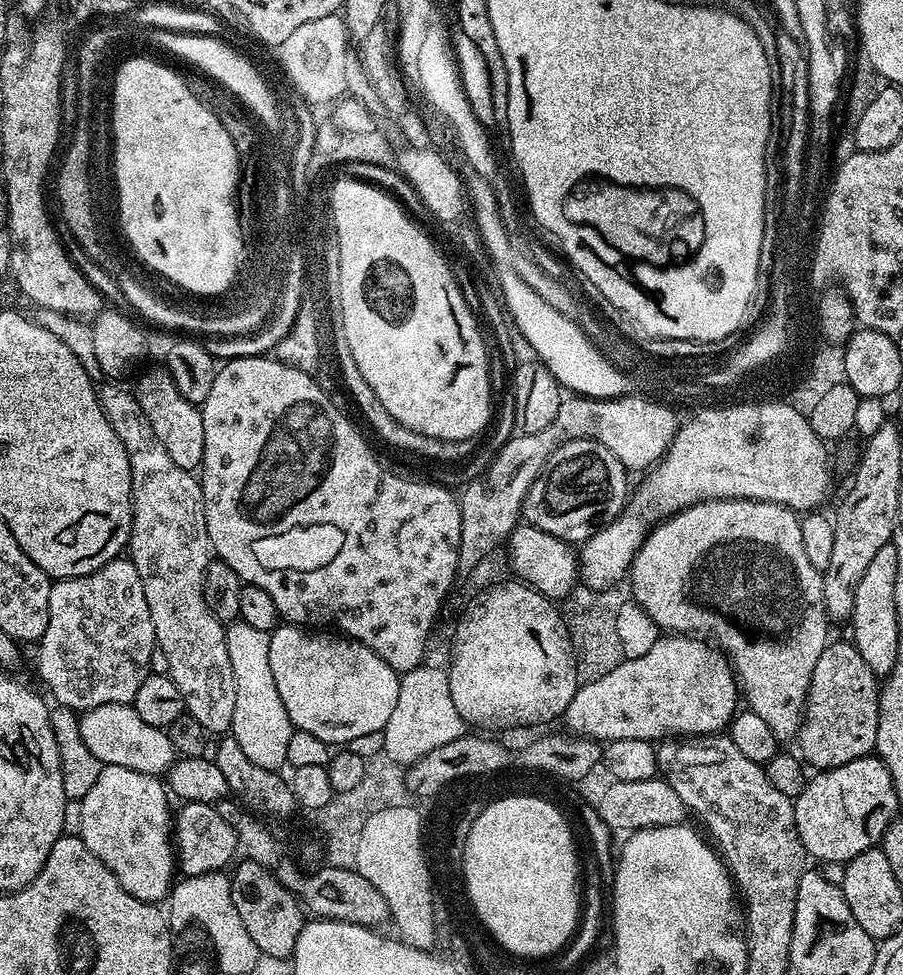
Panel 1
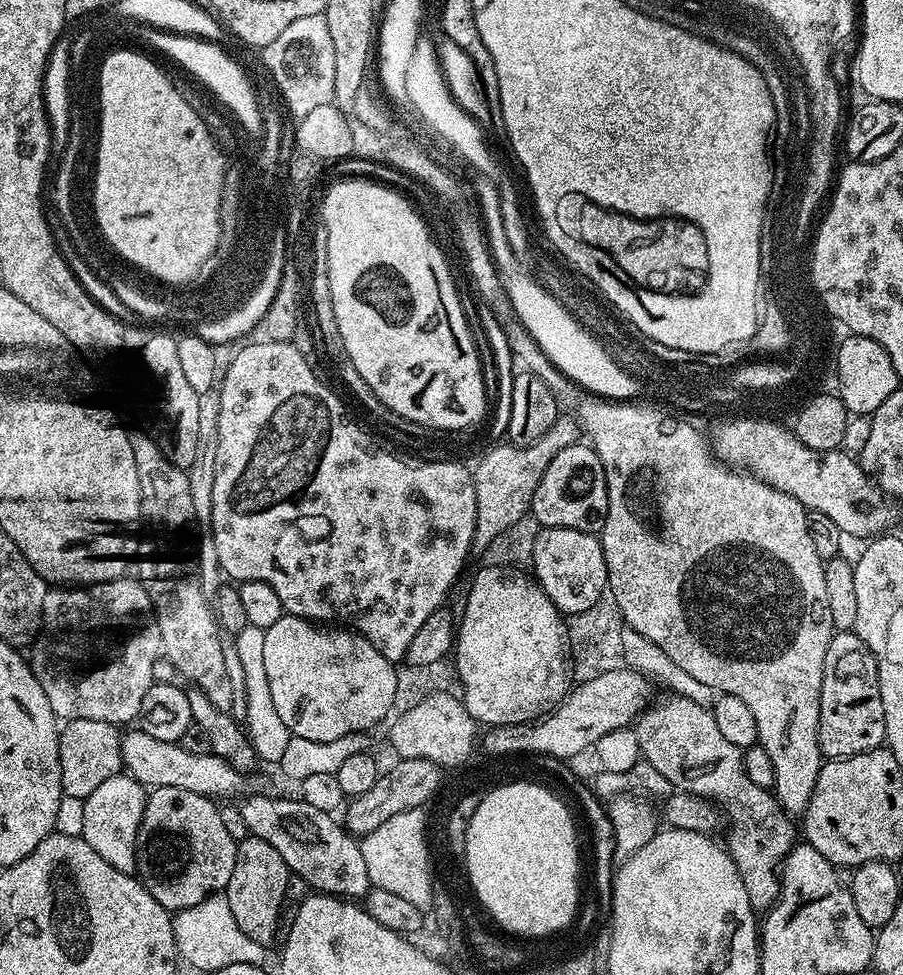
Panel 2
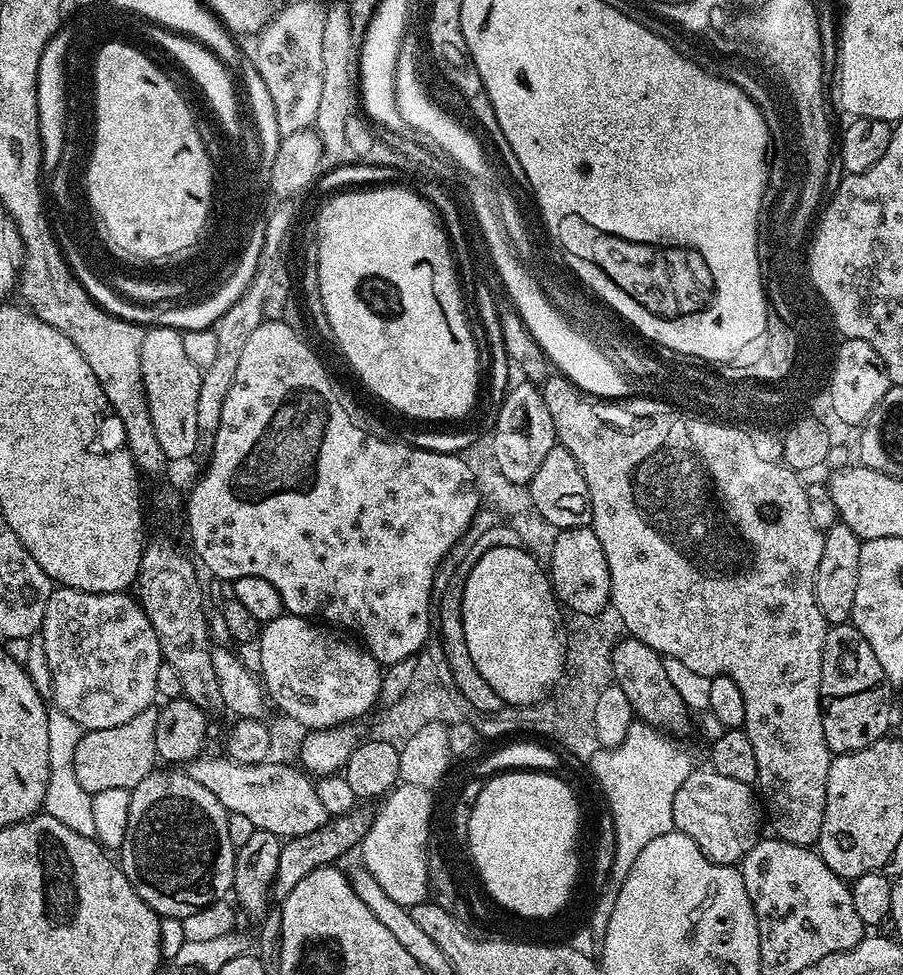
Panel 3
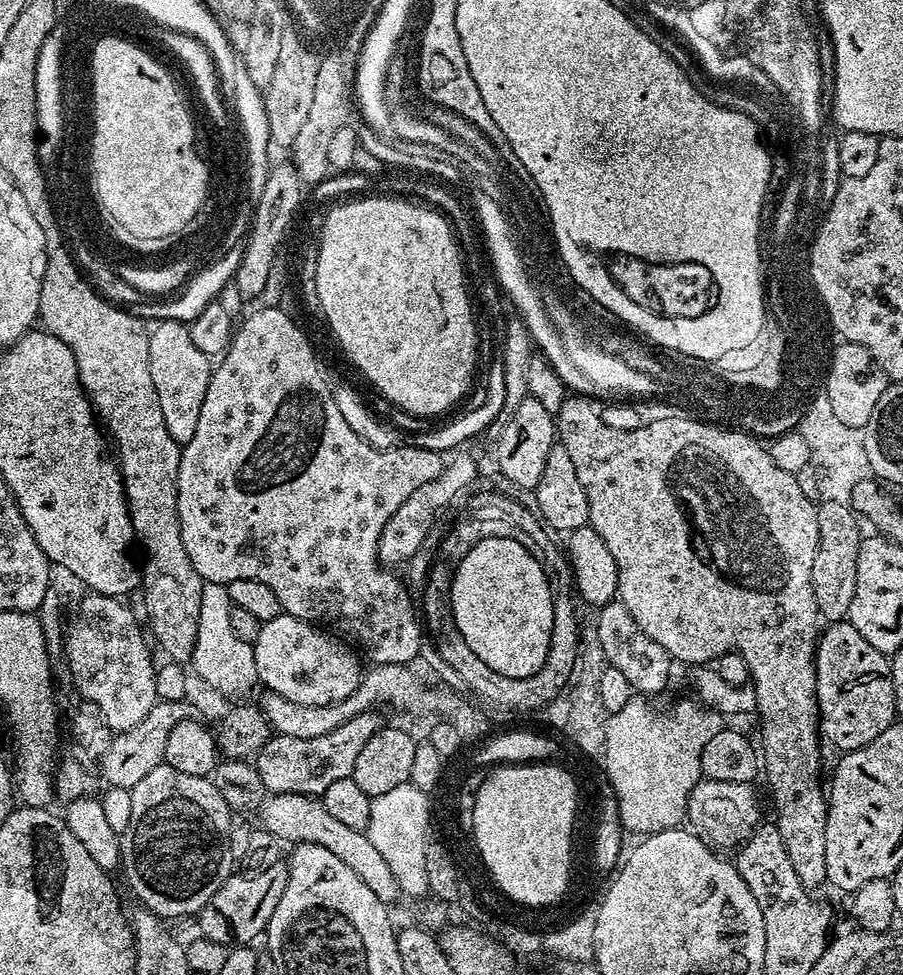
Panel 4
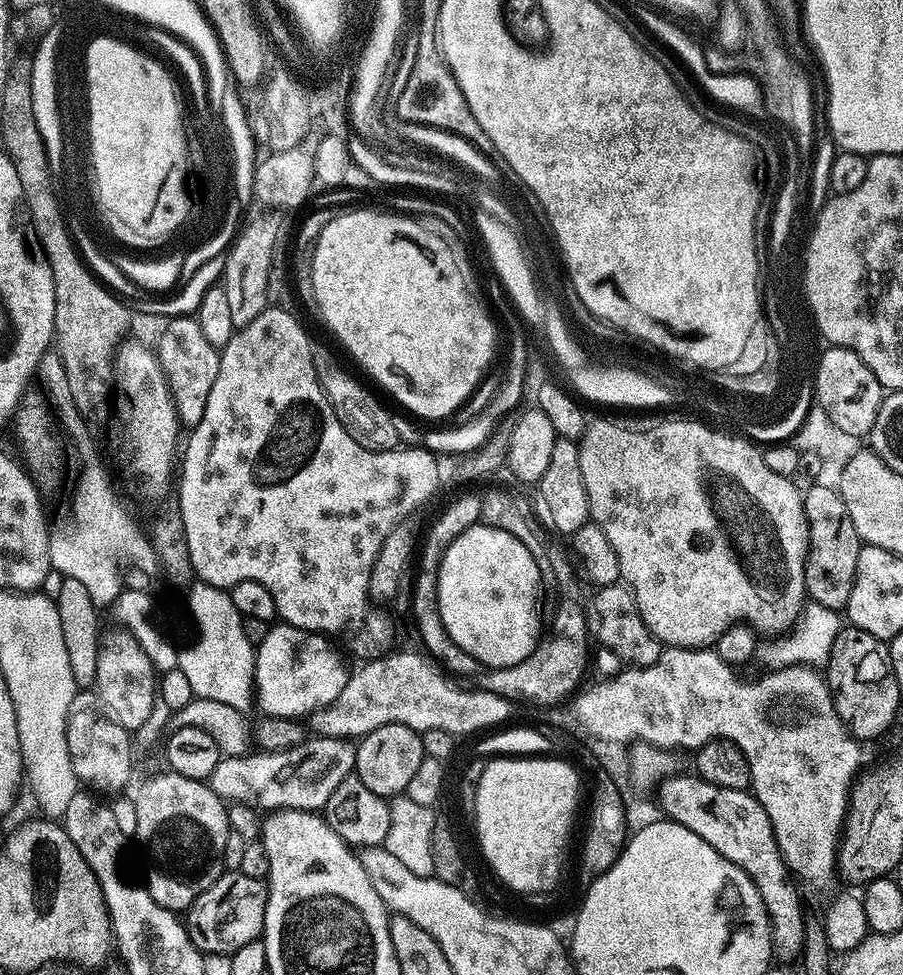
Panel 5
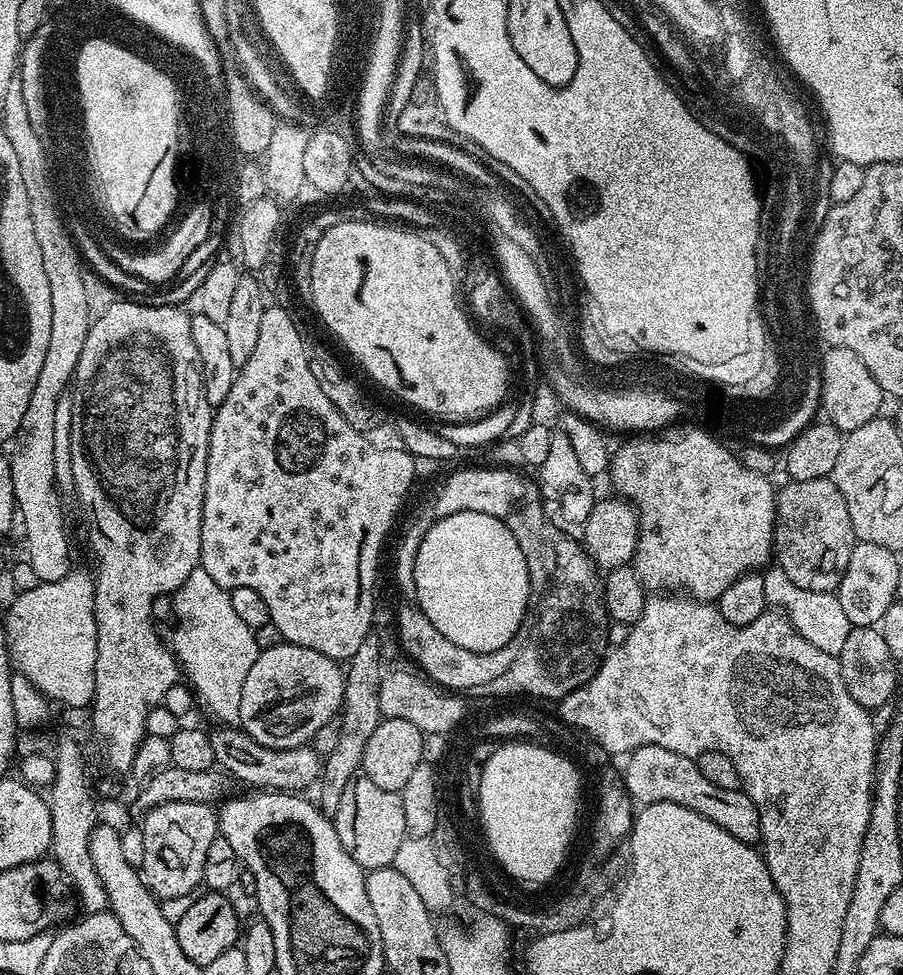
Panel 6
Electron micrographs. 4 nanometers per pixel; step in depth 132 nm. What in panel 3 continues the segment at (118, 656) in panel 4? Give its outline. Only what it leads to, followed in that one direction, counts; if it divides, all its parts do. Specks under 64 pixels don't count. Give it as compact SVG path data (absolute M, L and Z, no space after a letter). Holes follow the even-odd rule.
M60 586L52 591L50 598L46 602L46 614L39 633L45 646L46 659L50 668L50 678L52 679L50 700L56 710L69 715L74 722L80 724L84 730L89 732L106 730L110 726L122 726L122 722L130 722L130 718L134 718L134 714L142 714L142 710L153 707L154 701L157 699L158 666L162 663L160 647L158 646L158 634L154 634L154 626L150 626L150 618L146 618L139 599L135 595L128 595L132 594L129 594L127 591L79 592L73 588Z

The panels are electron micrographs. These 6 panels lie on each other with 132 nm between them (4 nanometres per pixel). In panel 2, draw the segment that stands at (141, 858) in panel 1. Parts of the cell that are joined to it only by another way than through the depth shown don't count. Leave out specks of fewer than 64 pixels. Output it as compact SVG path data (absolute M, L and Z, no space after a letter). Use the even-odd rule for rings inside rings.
M121 774L106 778L94 794L84 801L83 838L114 866L114 870L135 873L136 870L136 835L142 822L144 807L148 801L148 792L132 776Z

